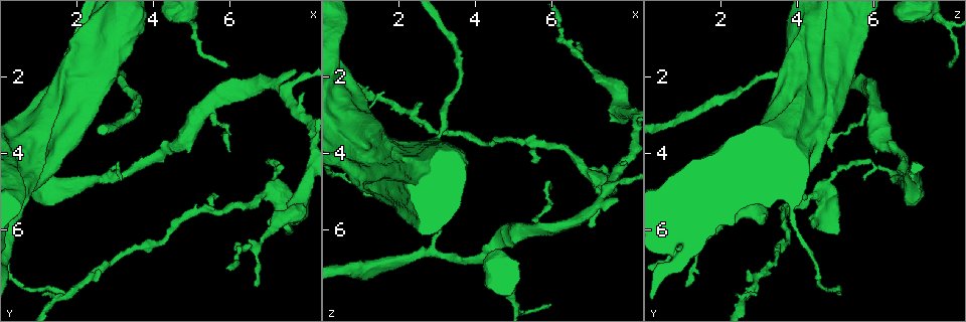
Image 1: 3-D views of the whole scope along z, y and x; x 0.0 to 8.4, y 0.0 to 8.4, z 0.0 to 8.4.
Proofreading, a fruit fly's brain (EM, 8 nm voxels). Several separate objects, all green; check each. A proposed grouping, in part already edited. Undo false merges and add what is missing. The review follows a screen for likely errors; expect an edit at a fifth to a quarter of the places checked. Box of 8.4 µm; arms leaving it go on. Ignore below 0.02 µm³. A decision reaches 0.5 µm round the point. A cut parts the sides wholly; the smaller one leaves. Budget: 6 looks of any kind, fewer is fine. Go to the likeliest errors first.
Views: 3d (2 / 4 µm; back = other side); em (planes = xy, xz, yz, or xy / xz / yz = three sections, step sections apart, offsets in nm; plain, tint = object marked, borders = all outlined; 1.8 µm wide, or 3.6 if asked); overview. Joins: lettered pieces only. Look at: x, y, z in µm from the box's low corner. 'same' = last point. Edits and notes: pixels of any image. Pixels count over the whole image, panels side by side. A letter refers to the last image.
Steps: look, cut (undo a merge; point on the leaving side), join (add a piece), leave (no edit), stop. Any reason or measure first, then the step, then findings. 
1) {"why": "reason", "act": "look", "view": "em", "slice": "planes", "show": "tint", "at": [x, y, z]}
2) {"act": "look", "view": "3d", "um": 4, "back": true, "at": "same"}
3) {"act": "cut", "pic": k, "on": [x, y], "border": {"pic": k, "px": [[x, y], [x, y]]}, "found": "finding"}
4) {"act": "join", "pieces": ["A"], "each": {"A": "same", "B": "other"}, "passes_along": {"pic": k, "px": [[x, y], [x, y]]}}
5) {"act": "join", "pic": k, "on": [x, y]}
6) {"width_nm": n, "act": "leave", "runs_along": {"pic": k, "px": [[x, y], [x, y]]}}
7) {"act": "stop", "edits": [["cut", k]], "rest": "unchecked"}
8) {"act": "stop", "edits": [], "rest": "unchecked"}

{"act": "look", "view": "3d", "um": 4, "at": [7.50, 5.55, 5.15]}

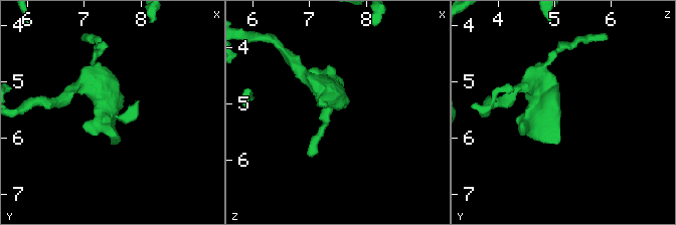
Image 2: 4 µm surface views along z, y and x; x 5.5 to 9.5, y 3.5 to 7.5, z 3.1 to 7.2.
{"why": "shape alone is not enough", "act": "look", "view": "em", "slice": "planes", "show": "plain", "at": [7.45, 5.60, 5.10]}

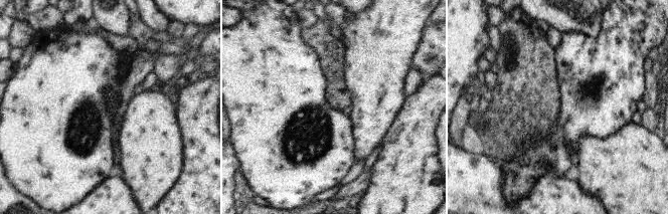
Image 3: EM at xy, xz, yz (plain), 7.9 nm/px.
{"act": "look", "view": "em", "slice": "planes", "show": "borders", "at": "same"}

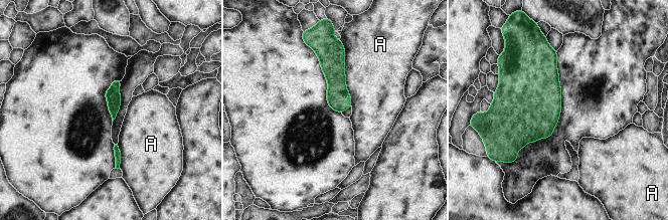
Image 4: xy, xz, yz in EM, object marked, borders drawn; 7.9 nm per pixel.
{"longest_contact_nm": ["A", 550], "act": "leave", "each": {"A": "other"}, "border": {"pic": 4, "px": [[340, 41], [352, 106]]}, "found": "none of them fits"}

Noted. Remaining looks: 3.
{"why": "tapers out", "act": "look", "view": "em", "um": 3.6, "slice": "yz", "step": 8, "show": "borders", "at": [6.70, 7.45, 1.10]}

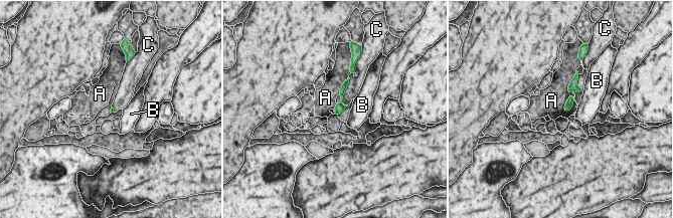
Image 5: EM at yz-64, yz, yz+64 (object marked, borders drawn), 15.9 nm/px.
{"longest_contact_nm": ["A", 550], "act": "leave", "each": {"A": "other", "B": "other", "C": "other"}, "runs_along": {"pic": 5, "px": [[345, 85], [337, 112]]}, "found": "no lettered piece goes on from it"}

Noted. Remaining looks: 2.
{"why": "thin end", "act": "look", "view": "em", "slice": "planes", "show": "plain", "at": [5.55, 5.15, 4.25]}

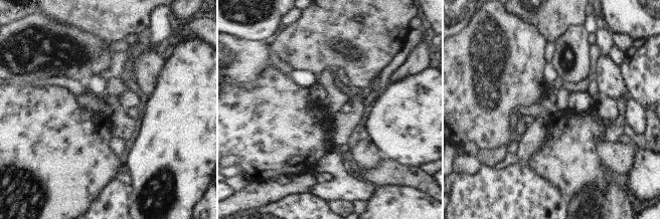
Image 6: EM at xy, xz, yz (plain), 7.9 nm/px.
{"act": "look", "view": "em", "slice": "planes", "show": "borders", "at": "same"}

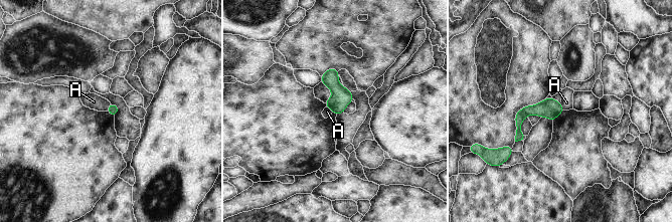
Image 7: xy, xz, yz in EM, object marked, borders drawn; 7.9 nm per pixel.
{"act": "leave", "each": {"A": "other"}, "runs_along": {"pic": 7, "px": [[558, 105], [528, 109], [518, 120], [517, 138]]}, "found": "none of them fits"}

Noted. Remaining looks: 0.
{"act": "stop", "edits": [], "rest": "unchecked"}

